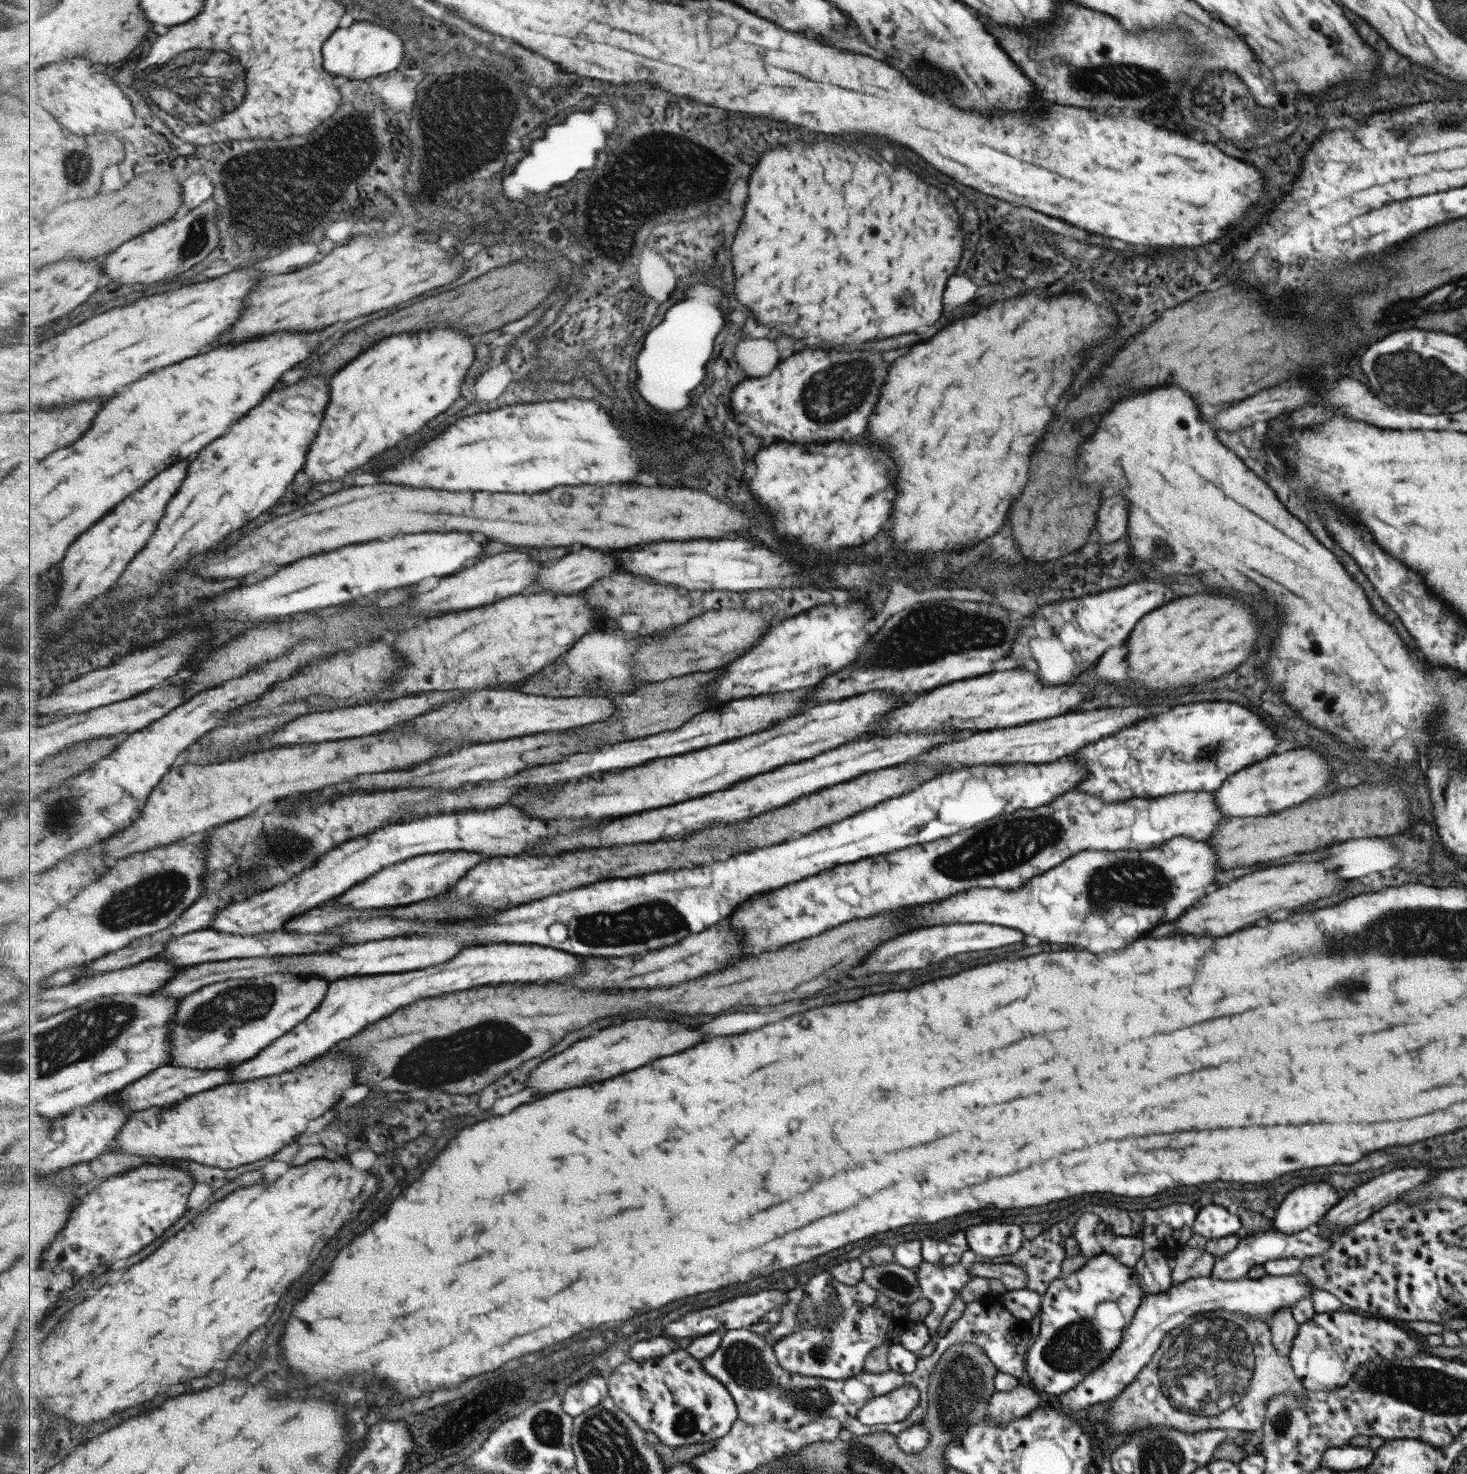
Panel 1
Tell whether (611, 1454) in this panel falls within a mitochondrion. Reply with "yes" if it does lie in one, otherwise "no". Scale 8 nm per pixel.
yes

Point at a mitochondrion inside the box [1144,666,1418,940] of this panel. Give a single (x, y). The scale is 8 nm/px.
(1211, 750)

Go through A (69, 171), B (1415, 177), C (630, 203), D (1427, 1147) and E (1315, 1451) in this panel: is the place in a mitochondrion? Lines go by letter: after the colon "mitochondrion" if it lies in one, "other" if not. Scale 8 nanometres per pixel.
A: mitochondrion
B: other
C: mitochondrion
D: other
E: other

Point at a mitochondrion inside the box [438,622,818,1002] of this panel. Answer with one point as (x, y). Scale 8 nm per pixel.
(646, 921)

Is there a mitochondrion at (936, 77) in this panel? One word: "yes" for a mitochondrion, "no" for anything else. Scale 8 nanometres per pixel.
yes

